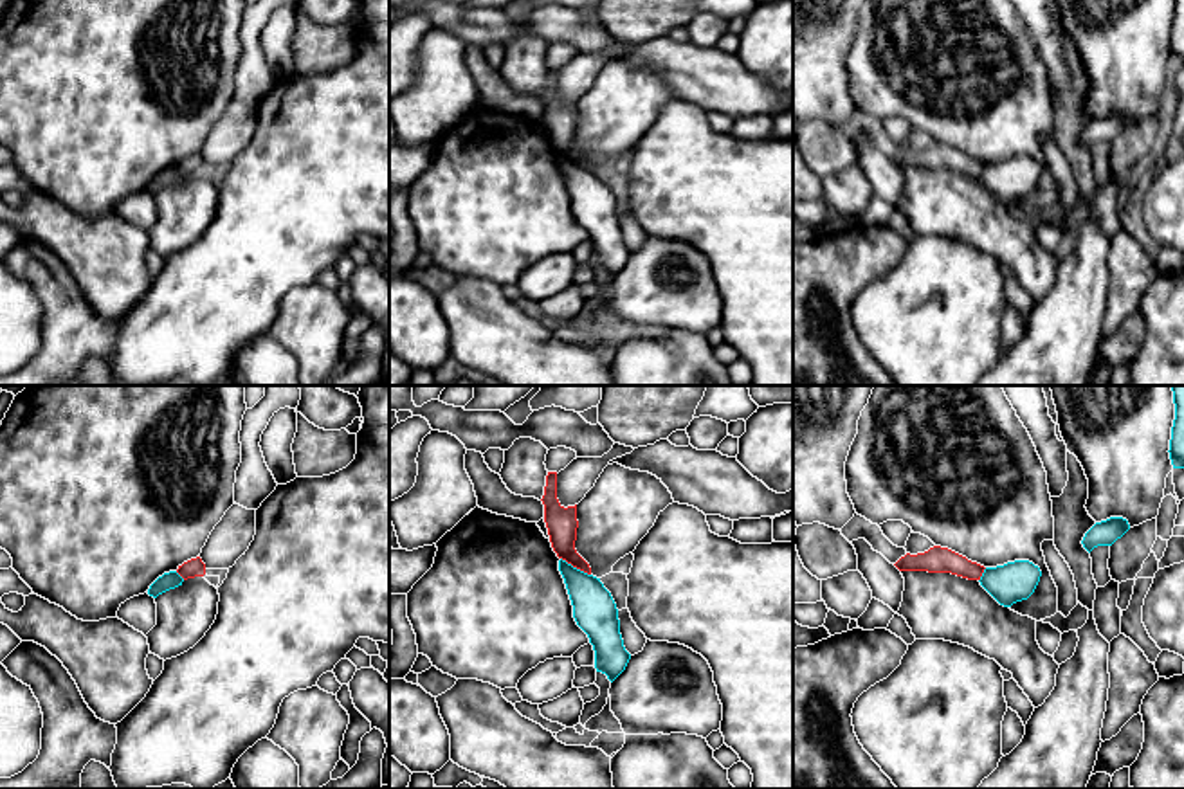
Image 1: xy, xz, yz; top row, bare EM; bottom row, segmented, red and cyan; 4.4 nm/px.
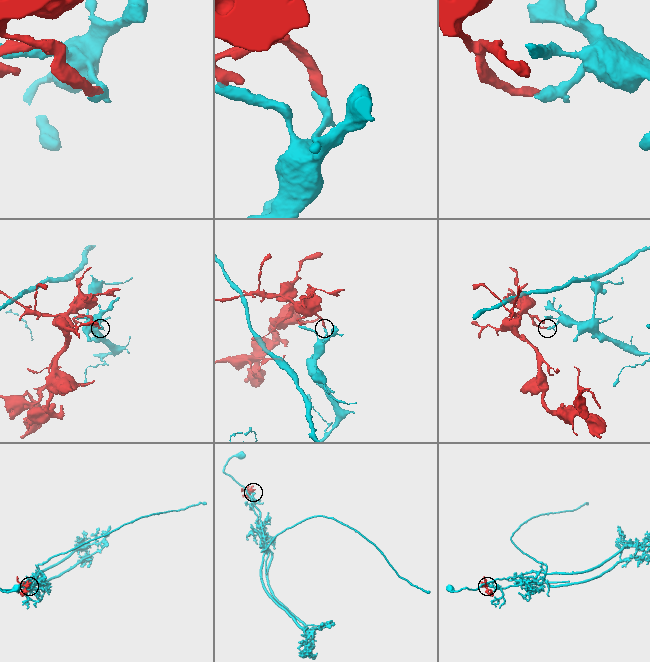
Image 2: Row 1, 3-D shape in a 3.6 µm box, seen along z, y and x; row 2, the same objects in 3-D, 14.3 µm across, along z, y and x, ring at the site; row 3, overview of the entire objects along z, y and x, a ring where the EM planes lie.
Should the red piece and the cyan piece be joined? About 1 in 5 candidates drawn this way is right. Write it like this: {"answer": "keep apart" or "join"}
{"answer": "keep apart"}

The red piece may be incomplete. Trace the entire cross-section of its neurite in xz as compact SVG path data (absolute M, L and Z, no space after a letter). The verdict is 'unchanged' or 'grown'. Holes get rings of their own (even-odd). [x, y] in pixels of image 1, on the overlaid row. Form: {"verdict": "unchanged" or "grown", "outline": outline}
{"verdict": "unchanged", "outline": "M548 472L542 495L544 522L548 528L550 542L559 558L573 567L591 575L589 564L577 553L577 504L564 508L557 499L557 472Z"}

